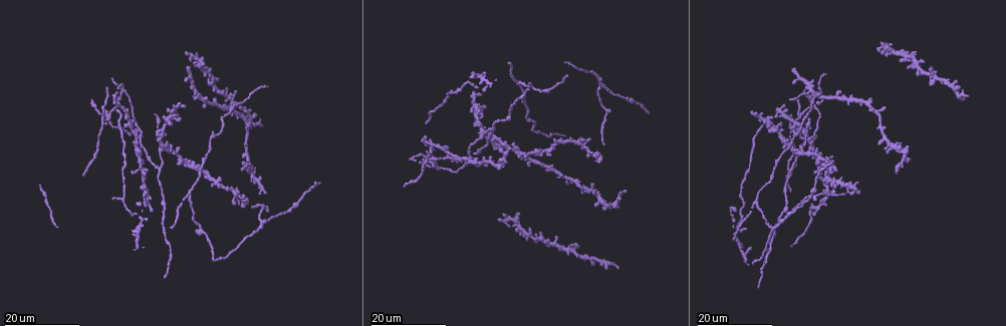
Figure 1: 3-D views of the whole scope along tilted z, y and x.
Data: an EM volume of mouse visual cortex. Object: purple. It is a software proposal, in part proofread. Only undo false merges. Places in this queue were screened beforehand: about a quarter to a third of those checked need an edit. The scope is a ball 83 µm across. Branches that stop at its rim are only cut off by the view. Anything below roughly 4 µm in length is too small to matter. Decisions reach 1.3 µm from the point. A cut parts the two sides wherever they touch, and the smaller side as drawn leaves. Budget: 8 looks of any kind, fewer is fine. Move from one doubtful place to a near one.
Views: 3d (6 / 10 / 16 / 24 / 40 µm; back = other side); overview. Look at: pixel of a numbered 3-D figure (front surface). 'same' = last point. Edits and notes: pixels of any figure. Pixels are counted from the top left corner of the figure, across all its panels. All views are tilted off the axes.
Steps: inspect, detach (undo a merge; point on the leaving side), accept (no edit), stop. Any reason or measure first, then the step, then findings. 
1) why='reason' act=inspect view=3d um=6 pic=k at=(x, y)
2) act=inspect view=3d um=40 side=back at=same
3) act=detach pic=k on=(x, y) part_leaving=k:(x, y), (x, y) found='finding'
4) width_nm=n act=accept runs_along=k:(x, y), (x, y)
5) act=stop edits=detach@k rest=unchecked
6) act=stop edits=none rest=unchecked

why='three arms meet' act=inspect view=3d um=24 pic=1 at=(451, 154)

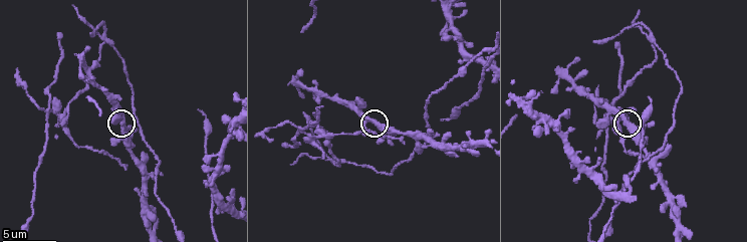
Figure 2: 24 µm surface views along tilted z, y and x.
act=inspect view=3d um=6 pic=2 at=(625, 119)

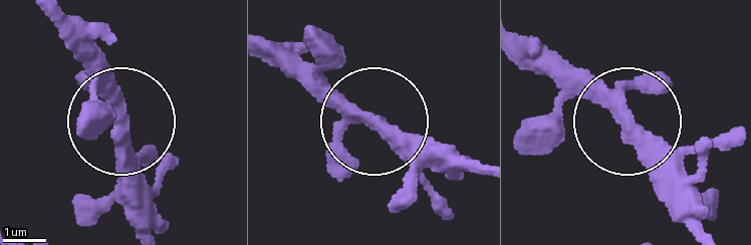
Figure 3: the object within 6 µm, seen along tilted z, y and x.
act=inspect view=3d um=6 side=back pic=3 at=(620, 117)

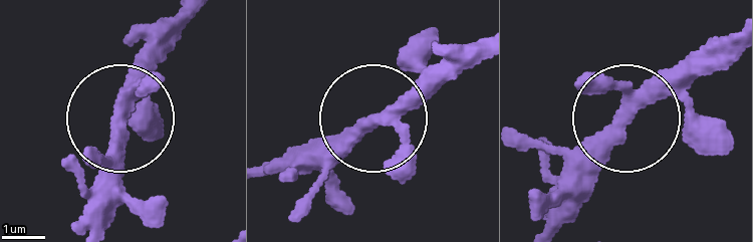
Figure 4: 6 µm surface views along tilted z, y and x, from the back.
act=accept runs_along=4:(80, 226), (149, 48) found='all the same neuron'

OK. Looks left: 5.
act=inspect view=3d um=6 pic=2 at=(216, 208)

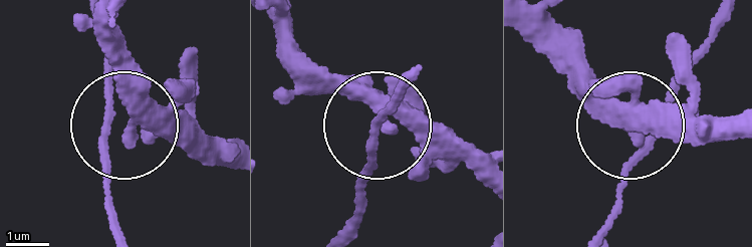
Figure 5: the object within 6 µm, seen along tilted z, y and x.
width_nm=300 act=accept found='one neuron here'

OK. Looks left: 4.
why='arms part here' act=inspect view=3d um=24 pic=1 at=(494, 127)

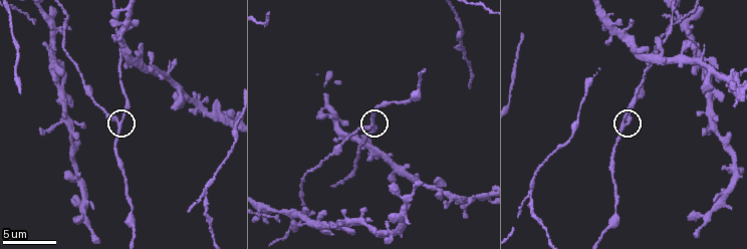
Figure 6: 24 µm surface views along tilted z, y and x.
act=inspect view=3d um=6 pic=6 at=(370, 127)

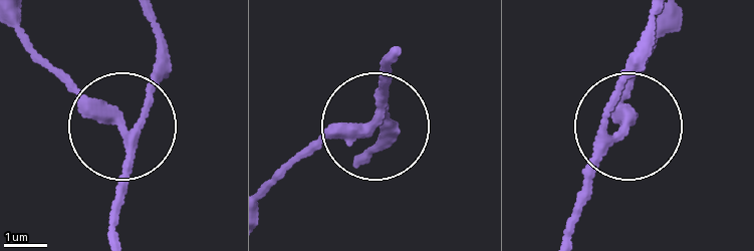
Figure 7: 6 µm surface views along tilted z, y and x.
side_arm_um=37 arms=3 act=accept found='all the same neuron'

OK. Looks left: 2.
why='side arm on a straight run' act=inspect view=3d um=10 pic=2 at=(153, 149)

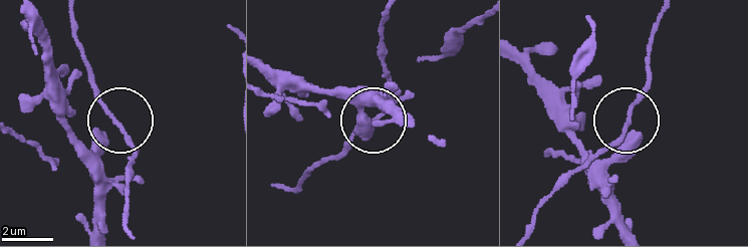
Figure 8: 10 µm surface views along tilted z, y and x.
why='other side' act=inspect view=3d um=10 side=back pic=8 at=(626, 126)

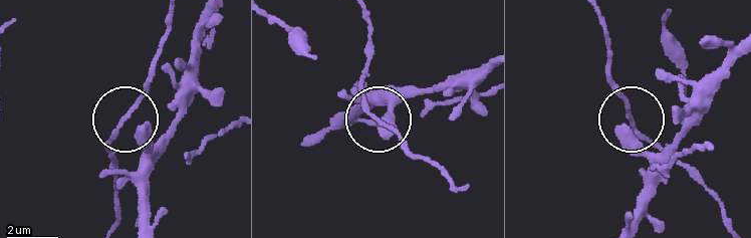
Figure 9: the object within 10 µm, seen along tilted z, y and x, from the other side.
width_nm=230 act=accept runs_along=9:(364, 10), (371, 43), (360, 94), (412, 158) found='one neuron here'

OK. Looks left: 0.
act=stop edits=none rest=unchecked

